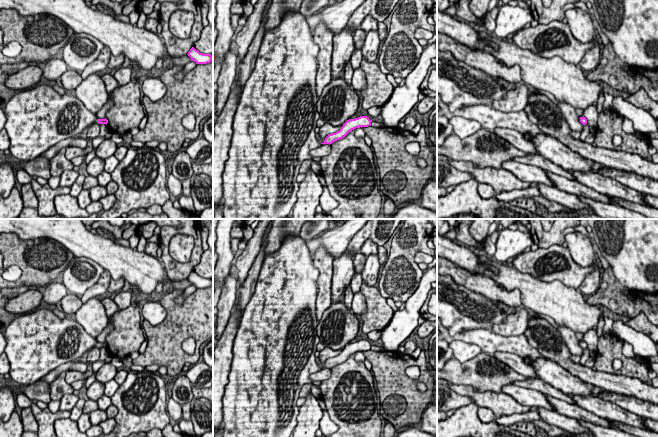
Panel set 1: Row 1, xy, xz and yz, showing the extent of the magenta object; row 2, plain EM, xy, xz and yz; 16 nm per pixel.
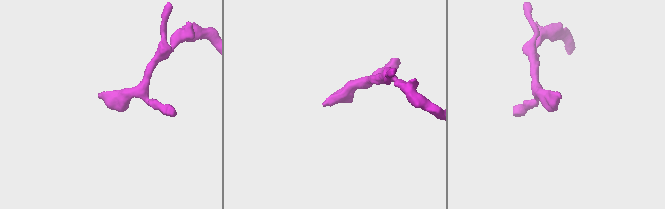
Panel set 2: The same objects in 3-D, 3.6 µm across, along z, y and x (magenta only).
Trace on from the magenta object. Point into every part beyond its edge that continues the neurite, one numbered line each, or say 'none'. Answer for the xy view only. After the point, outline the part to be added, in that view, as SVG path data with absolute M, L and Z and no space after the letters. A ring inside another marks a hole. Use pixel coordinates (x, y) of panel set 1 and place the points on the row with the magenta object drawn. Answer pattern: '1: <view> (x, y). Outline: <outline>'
1: xy (37, 118). Outline: M48 85L19 91L8 101L4 113L10 156L27 162L39 157L58 142L79 135L91 124L98 123L96 115L74 93L60 94Z

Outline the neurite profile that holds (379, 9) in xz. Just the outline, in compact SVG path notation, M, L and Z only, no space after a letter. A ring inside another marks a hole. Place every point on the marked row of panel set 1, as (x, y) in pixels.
M366 0L353 12L347 25L351 26L355 32L368 15L372 16L378 22L384 22L398 1L399 0Z

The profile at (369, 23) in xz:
M368 15L364 18L359 28L368 33L369 31L377 31L377 25L378 21L372 16Z

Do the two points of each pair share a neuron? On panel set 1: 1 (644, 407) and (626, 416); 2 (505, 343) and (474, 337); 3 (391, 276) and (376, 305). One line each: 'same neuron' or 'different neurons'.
1: different neurons
2: same neuron
3: different neurons

